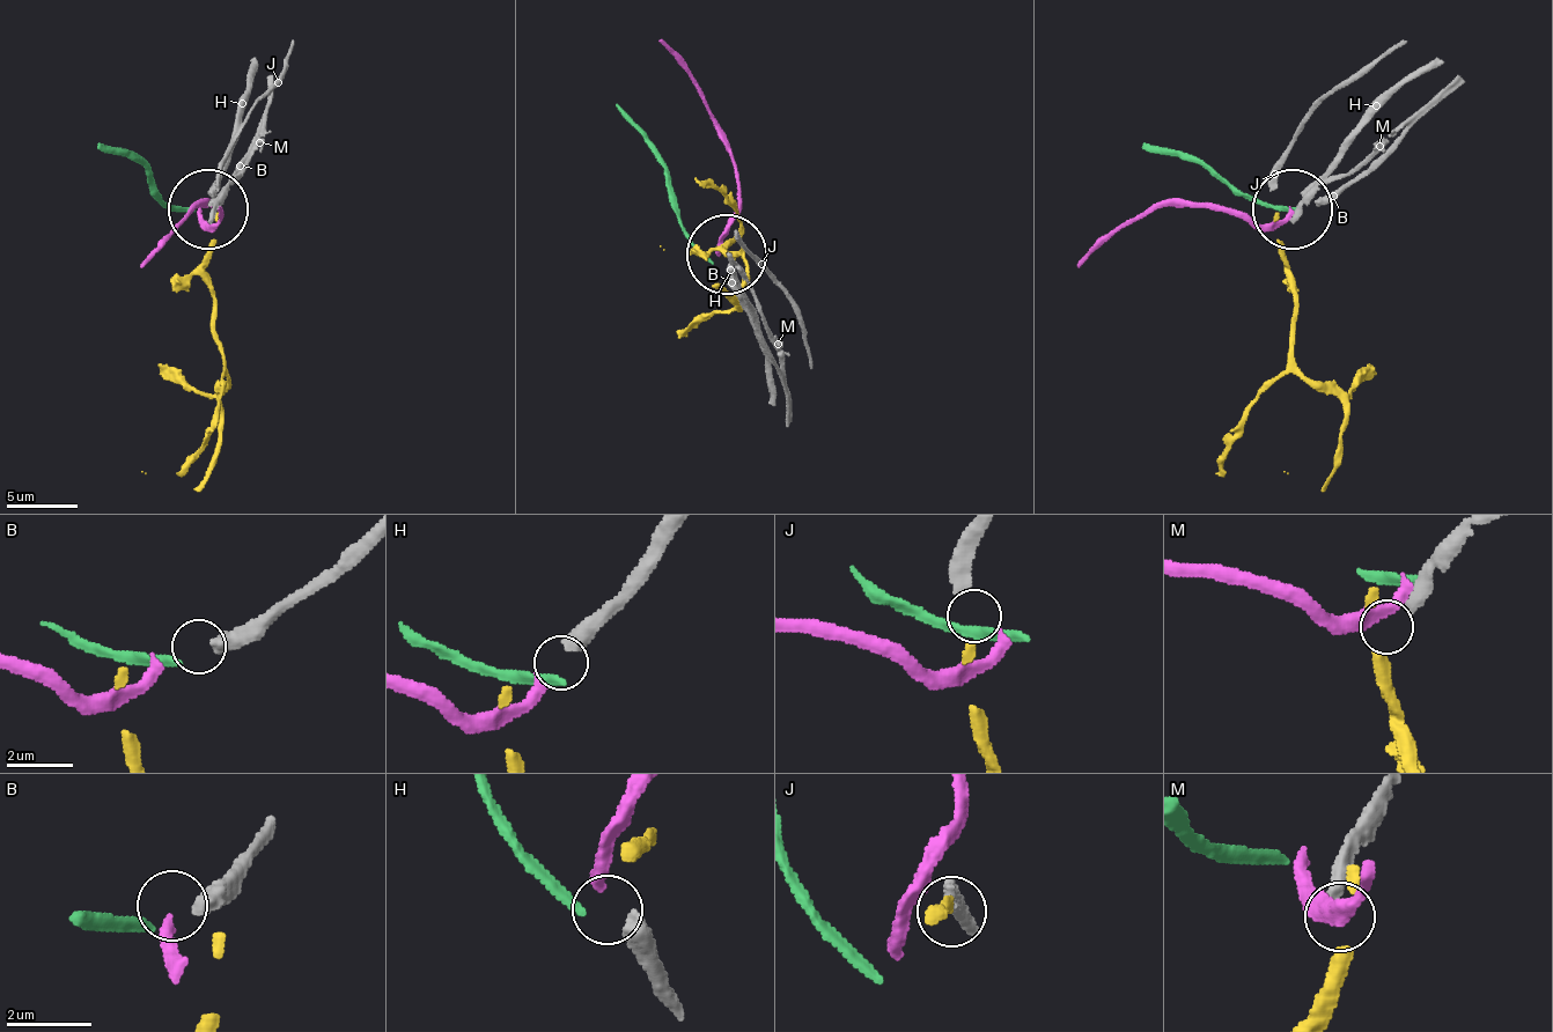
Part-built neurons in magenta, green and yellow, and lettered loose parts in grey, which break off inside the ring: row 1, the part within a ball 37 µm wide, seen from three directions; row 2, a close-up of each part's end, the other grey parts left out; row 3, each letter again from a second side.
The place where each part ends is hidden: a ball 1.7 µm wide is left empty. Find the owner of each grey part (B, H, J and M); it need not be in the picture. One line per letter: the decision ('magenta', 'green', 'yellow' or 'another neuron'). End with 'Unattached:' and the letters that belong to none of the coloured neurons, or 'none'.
B: green
H: magenta
J: yellow
M: another neuron
Unattached: M

